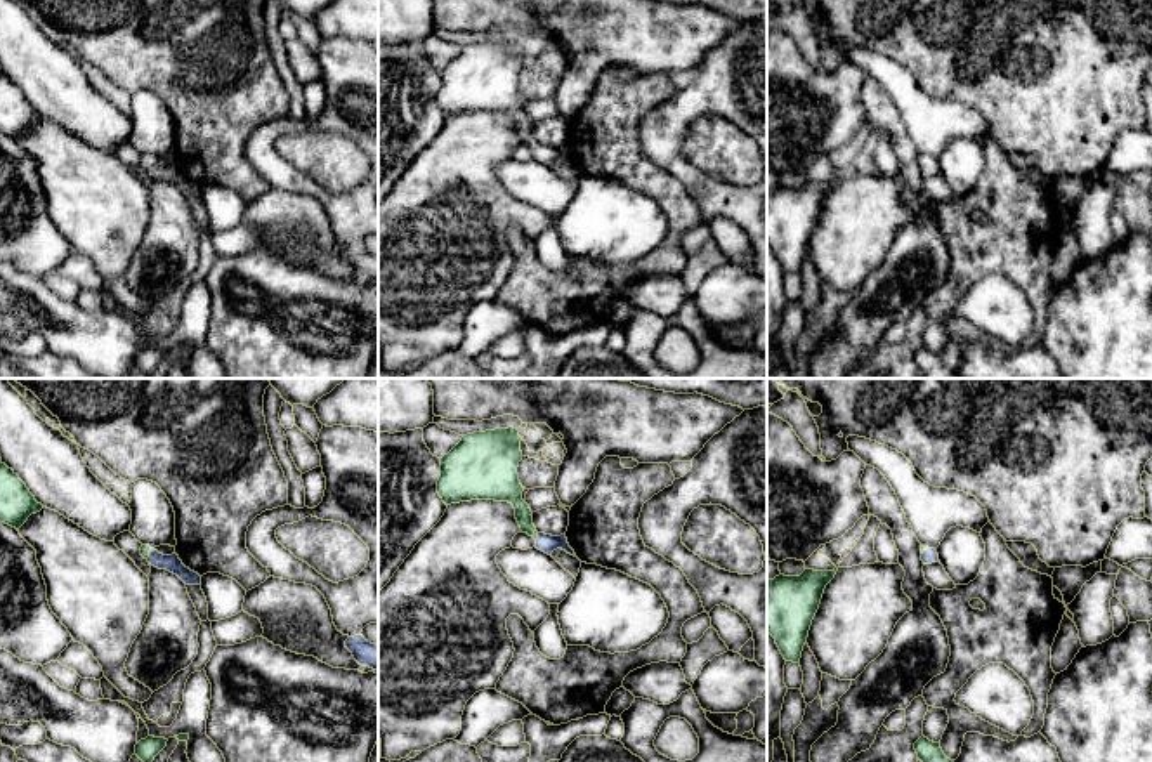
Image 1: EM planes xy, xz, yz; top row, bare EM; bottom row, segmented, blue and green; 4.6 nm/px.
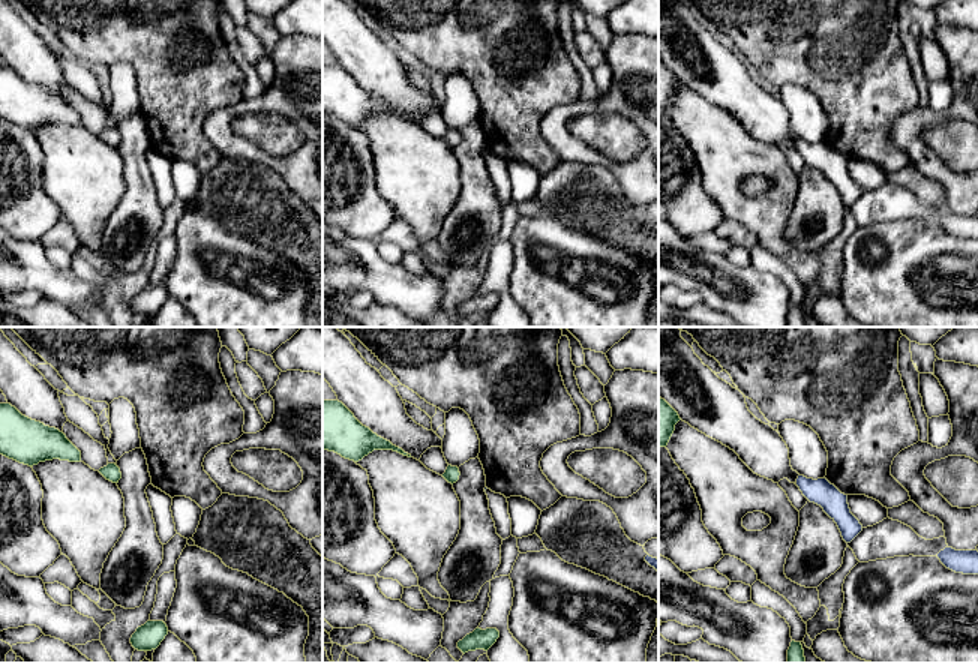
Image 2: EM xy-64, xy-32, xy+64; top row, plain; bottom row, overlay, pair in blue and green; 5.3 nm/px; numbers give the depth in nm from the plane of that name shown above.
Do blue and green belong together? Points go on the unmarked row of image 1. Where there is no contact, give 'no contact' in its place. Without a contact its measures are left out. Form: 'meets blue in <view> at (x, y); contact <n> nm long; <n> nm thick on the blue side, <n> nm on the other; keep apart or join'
meets blue in xz at (538, 148); contact 40 nm long; 90 nm thick on the blue side, 100 nm on the other; join

